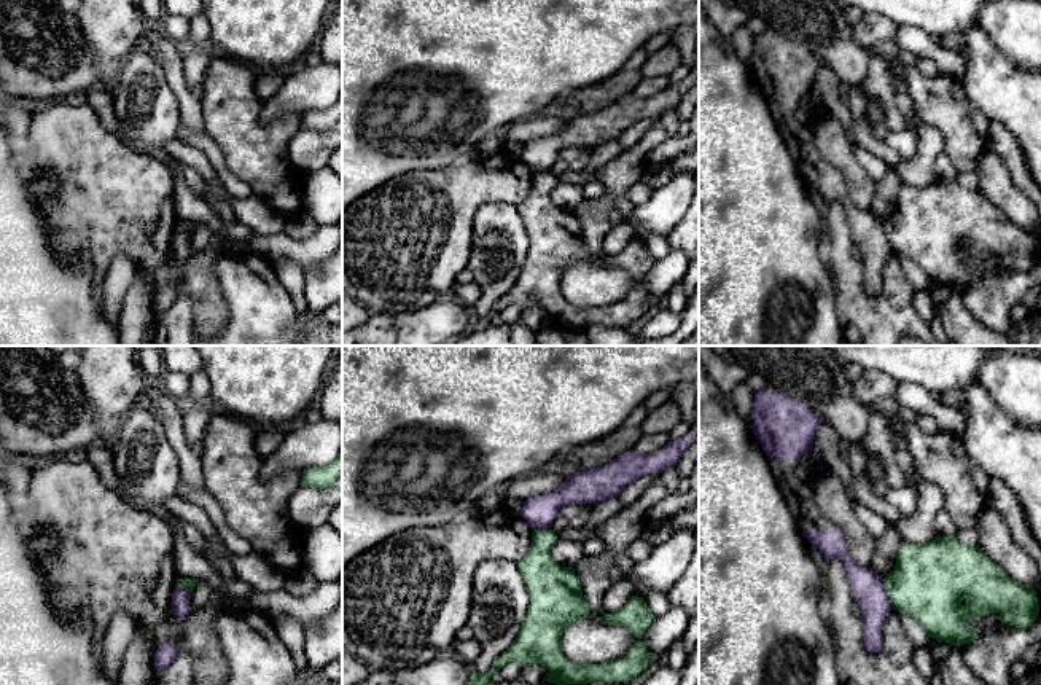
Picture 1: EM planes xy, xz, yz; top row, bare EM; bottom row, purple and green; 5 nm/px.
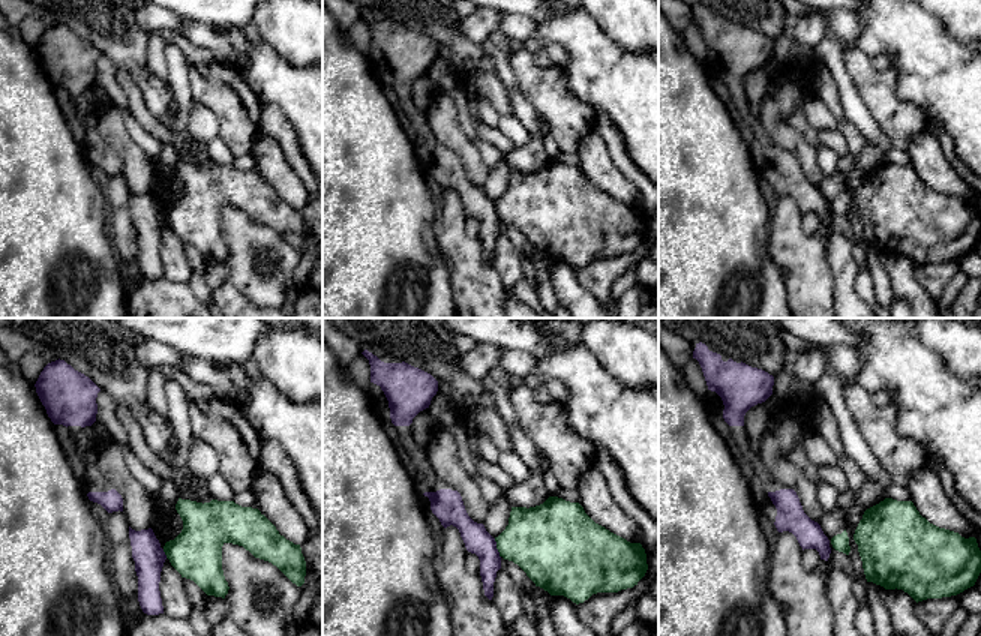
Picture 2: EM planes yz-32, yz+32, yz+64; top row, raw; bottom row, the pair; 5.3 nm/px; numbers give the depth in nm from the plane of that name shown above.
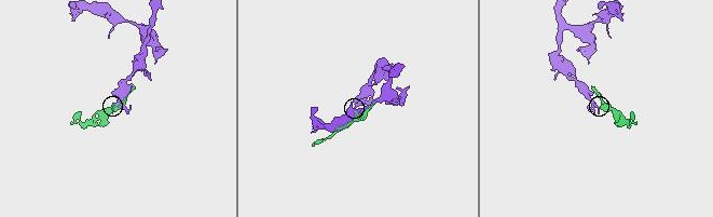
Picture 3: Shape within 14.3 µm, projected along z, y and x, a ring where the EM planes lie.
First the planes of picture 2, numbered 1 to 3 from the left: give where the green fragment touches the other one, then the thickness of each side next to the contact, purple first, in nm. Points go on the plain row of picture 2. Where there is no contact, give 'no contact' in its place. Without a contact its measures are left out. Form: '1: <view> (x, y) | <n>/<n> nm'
1: yz-32 (164, 218) | 170/280 nm
2: yz+32 (495, 212) | 150/360 nm
3: no contact

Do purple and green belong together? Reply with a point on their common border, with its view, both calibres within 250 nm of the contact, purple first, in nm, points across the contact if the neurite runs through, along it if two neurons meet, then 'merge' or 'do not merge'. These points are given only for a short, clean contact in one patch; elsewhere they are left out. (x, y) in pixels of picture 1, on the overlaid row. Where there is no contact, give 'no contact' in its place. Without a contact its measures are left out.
meets purple in yz at (885, 593); 160 nm thick on the purple side, 380 nm on the other; border along yz (882, 579), (882, 587), (892, 607); do not merge

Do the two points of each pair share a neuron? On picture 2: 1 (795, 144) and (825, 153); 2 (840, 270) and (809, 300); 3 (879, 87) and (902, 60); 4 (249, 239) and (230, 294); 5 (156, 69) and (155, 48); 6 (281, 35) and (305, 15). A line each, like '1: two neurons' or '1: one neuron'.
1: two neurons
2: two neurons
3: two neurons
4: two neurons
5: one neuron
6: one neuron

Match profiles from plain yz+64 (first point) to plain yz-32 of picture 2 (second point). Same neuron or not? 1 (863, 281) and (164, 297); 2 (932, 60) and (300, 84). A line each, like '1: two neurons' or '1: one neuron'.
1: one neuron
2: one neuron

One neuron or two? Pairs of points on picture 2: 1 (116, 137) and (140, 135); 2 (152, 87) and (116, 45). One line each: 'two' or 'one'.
1: two
2: one

